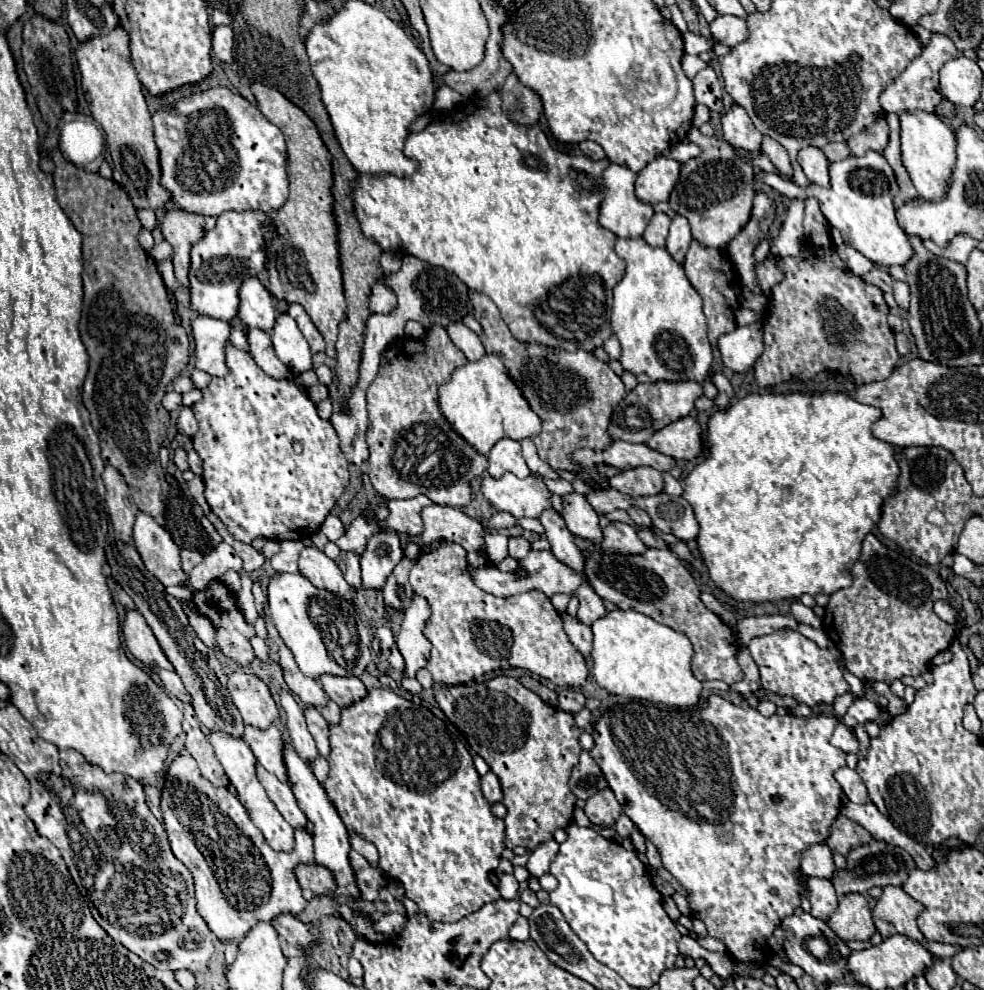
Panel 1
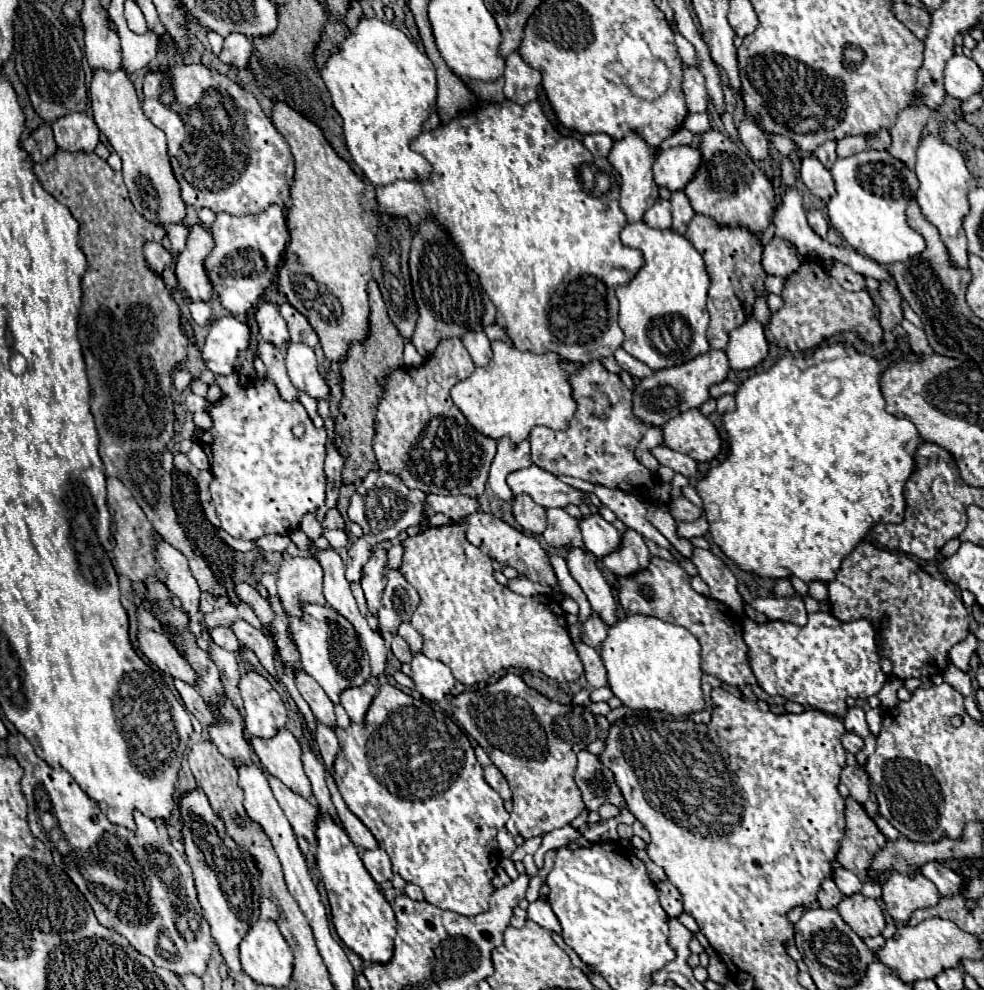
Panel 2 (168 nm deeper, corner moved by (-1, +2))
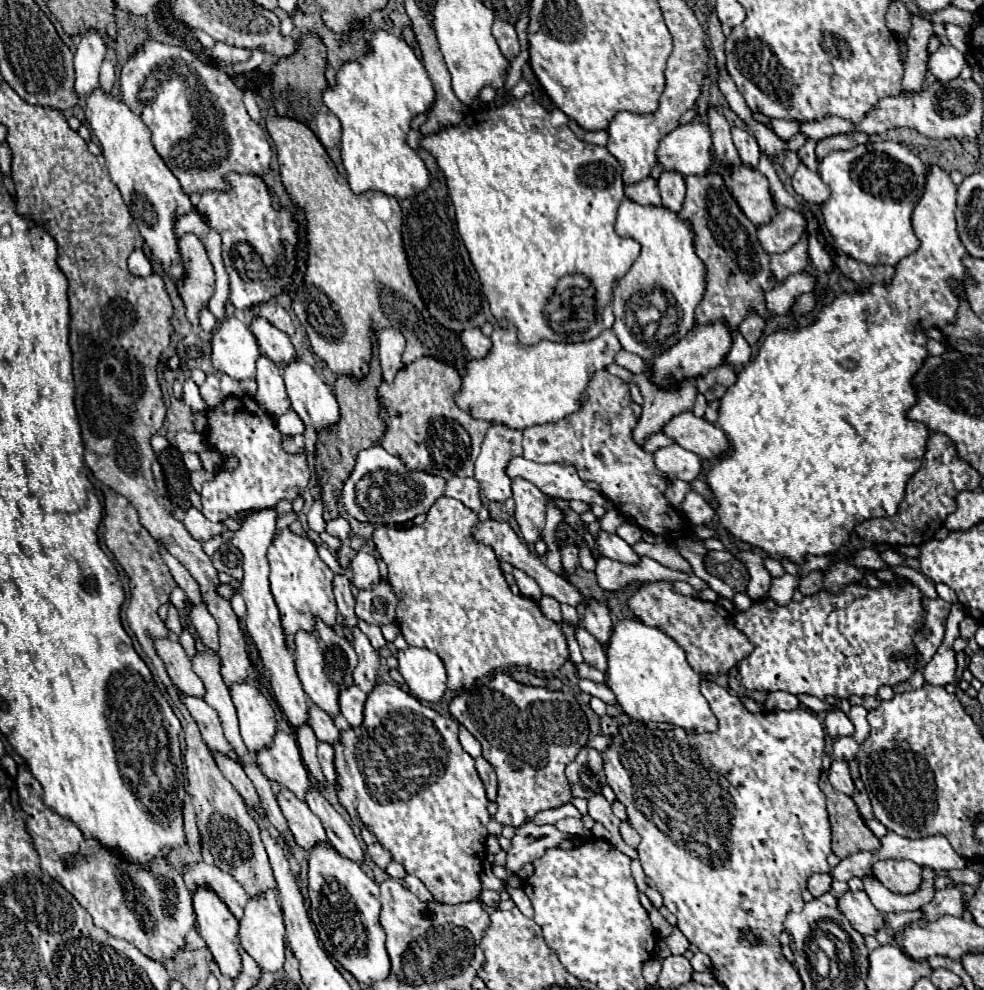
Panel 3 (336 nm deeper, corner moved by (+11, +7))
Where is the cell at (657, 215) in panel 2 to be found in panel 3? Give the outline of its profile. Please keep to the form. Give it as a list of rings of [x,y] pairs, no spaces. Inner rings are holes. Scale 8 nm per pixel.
[[[652,177],[644,179],[644,183],[626,187],[624,193],[626,193],[626,197],[630,201],[634,201],[638,205],[652,205],[652,207],[658,207],[660,205],[660,193],[658,193],[656,181]]]

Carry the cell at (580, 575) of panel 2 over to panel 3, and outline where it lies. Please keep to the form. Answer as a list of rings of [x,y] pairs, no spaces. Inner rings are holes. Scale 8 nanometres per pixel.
[[[590,599],[586,603],[584,619],[582,625],[606,647],[608,645],[608,635],[612,633],[612,619],[610,619],[610,609],[604,601]]]

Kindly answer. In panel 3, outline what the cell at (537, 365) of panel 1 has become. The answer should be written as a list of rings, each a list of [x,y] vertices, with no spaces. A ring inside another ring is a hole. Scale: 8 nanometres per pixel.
[[[600,369],[592,375],[586,395],[580,399],[580,409],[566,415],[558,423],[546,423],[546,425],[534,425],[524,429],[524,457],[536,463],[560,463],[560,465],[574,465],[576,473],[582,481],[596,481],[602,487],[602,493],[618,507],[618,511],[626,517],[630,517],[632,523],[640,525],[642,529],[648,529],[652,533],[662,533],[668,541],[680,537],[686,533],[682,517],[668,505],[664,499],[666,489],[666,475],[656,469],[654,455],[646,453],[642,445],[636,445],[632,439],[632,429],[636,427],[636,415],[630,409],[630,391],[628,385],[618,379],[616,375],[610,375],[606,369]]]

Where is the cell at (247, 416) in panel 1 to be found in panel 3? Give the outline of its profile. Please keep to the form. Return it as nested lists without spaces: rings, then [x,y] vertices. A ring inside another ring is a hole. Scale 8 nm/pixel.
[[[226,397],[220,405],[208,409],[206,417],[206,445],[210,449],[214,447],[222,459],[236,459],[238,465],[234,467],[234,471],[218,465],[216,477],[210,483],[204,483],[200,493],[204,517],[214,523],[224,523],[228,517],[242,521],[248,513],[272,509],[282,499],[294,503],[304,495],[310,481],[306,453],[292,455],[284,451],[282,441],[290,439],[290,435],[280,433],[272,415],[258,407],[252,397]]]

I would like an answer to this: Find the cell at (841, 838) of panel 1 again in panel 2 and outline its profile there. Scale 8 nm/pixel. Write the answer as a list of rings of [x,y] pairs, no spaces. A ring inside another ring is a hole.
[[[852,796],[846,798],[846,834],[840,842],[838,862],[854,872],[858,878],[866,874],[872,864],[872,856],[884,848],[886,838],[866,814],[862,804],[856,804]]]

